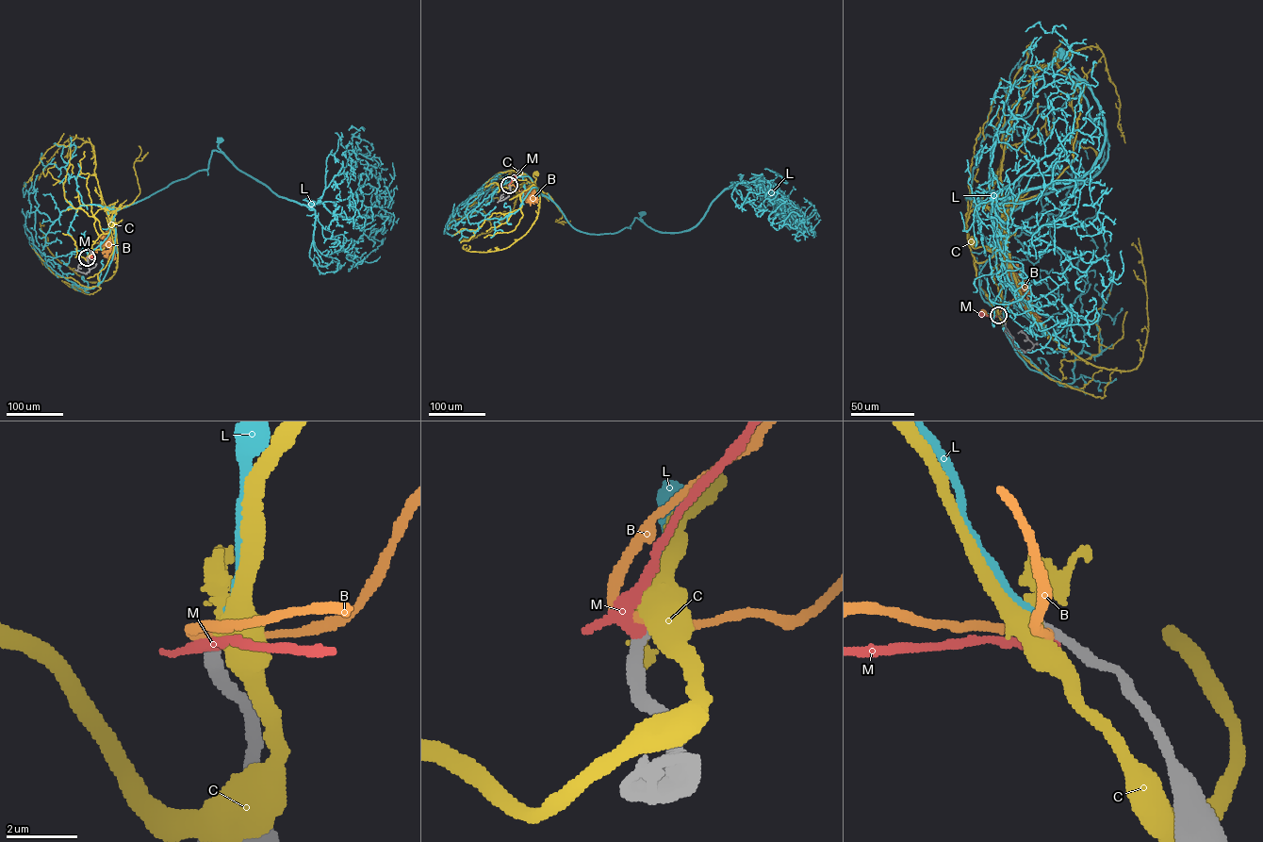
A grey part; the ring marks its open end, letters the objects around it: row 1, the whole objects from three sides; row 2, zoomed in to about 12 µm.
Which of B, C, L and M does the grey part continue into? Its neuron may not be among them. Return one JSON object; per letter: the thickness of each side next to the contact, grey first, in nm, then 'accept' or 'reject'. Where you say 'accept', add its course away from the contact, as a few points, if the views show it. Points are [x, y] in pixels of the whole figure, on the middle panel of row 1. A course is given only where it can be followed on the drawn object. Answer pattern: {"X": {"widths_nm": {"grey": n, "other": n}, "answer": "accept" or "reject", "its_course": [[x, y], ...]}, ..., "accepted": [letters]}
{"B": {"widths_nm": {"grey": 360, "other": 260}, "answer": "reject"}, "C": {"widths_nm": {"grey": 360, "other": 460}, "answer": "reject"}, "L": {"widths_nm": {"grey": 320, "other": 320}, "answer": "accept", "its_course": [[509, 185], [513, 179], [529, 176], [572, 226], [590, 234], [617, 232], [635, 218], [647, 224], [642, 214]]}, "M": {"widths_nm": {"grey": 420, "other": 240}, "answer": "reject"}, "accepted": ["L"]}

